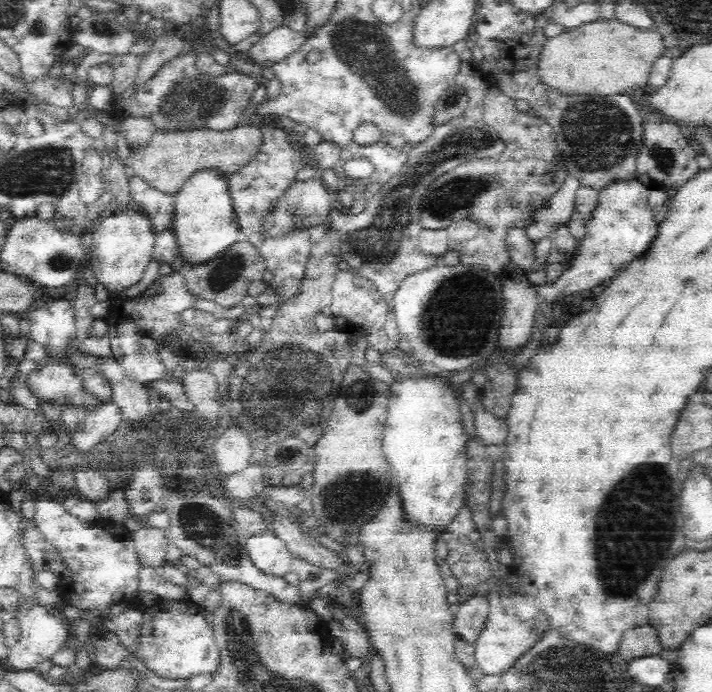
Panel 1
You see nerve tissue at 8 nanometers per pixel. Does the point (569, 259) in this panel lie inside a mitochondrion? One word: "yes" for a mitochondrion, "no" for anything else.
no

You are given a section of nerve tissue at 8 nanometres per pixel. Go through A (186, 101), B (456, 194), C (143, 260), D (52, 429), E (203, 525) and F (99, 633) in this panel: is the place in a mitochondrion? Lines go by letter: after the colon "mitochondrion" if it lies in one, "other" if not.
A: mitochondrion
B: mitochondrion
C: other
D: other
E: mitochondrion
F: other

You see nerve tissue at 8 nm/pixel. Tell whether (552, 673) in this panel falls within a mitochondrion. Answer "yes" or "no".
yes

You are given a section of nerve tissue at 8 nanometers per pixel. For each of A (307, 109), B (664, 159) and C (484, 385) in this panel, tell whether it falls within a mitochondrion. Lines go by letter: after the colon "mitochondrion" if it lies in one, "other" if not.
A: other
B: mitochondrion
C: other

